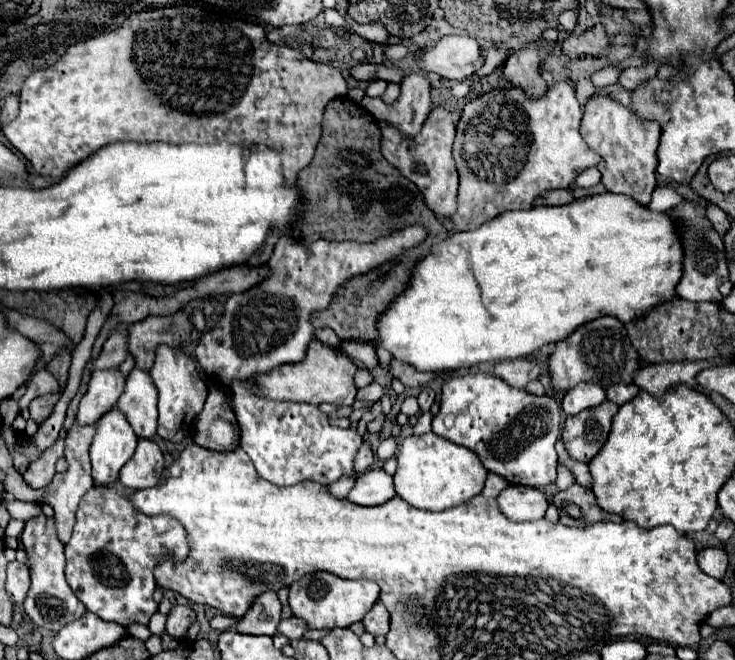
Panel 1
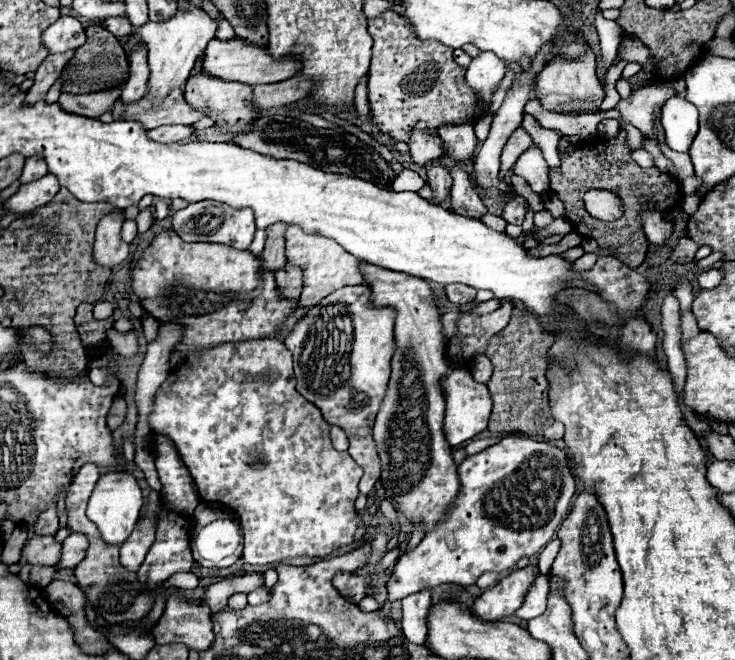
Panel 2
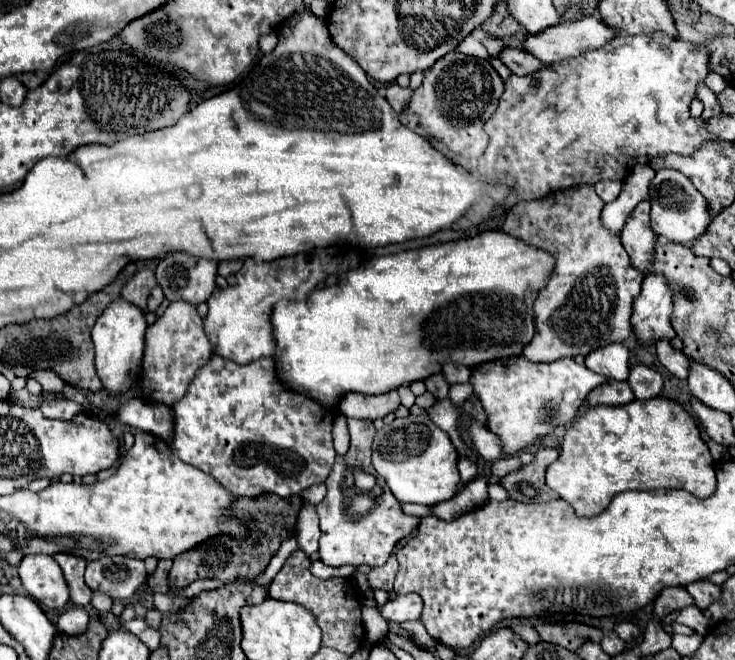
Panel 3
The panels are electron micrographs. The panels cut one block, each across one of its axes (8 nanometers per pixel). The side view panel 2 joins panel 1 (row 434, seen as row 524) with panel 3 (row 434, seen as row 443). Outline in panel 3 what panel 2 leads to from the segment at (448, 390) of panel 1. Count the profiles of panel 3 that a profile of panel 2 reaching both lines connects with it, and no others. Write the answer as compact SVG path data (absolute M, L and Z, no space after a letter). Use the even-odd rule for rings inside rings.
M522 356L482 364L482 366L472 370L472 378L470 378L470 384L474 386L474 392L478 394L482 406L484 406L488 418L490 418L488 430L496 432L502 438L502 452L506 452L506 454L520 452L528 444L532 444L538 436L552 434L556 426L562 426L562 424L570 422L578 414L586 396L596 386L602 386L606 382L608 382L608 378L602 378L602 374L594 374L584 364L578 364L574 358L562 358L562 360L556 360L556 362L550 362L550 364L534 364L534 362L528 362Z

